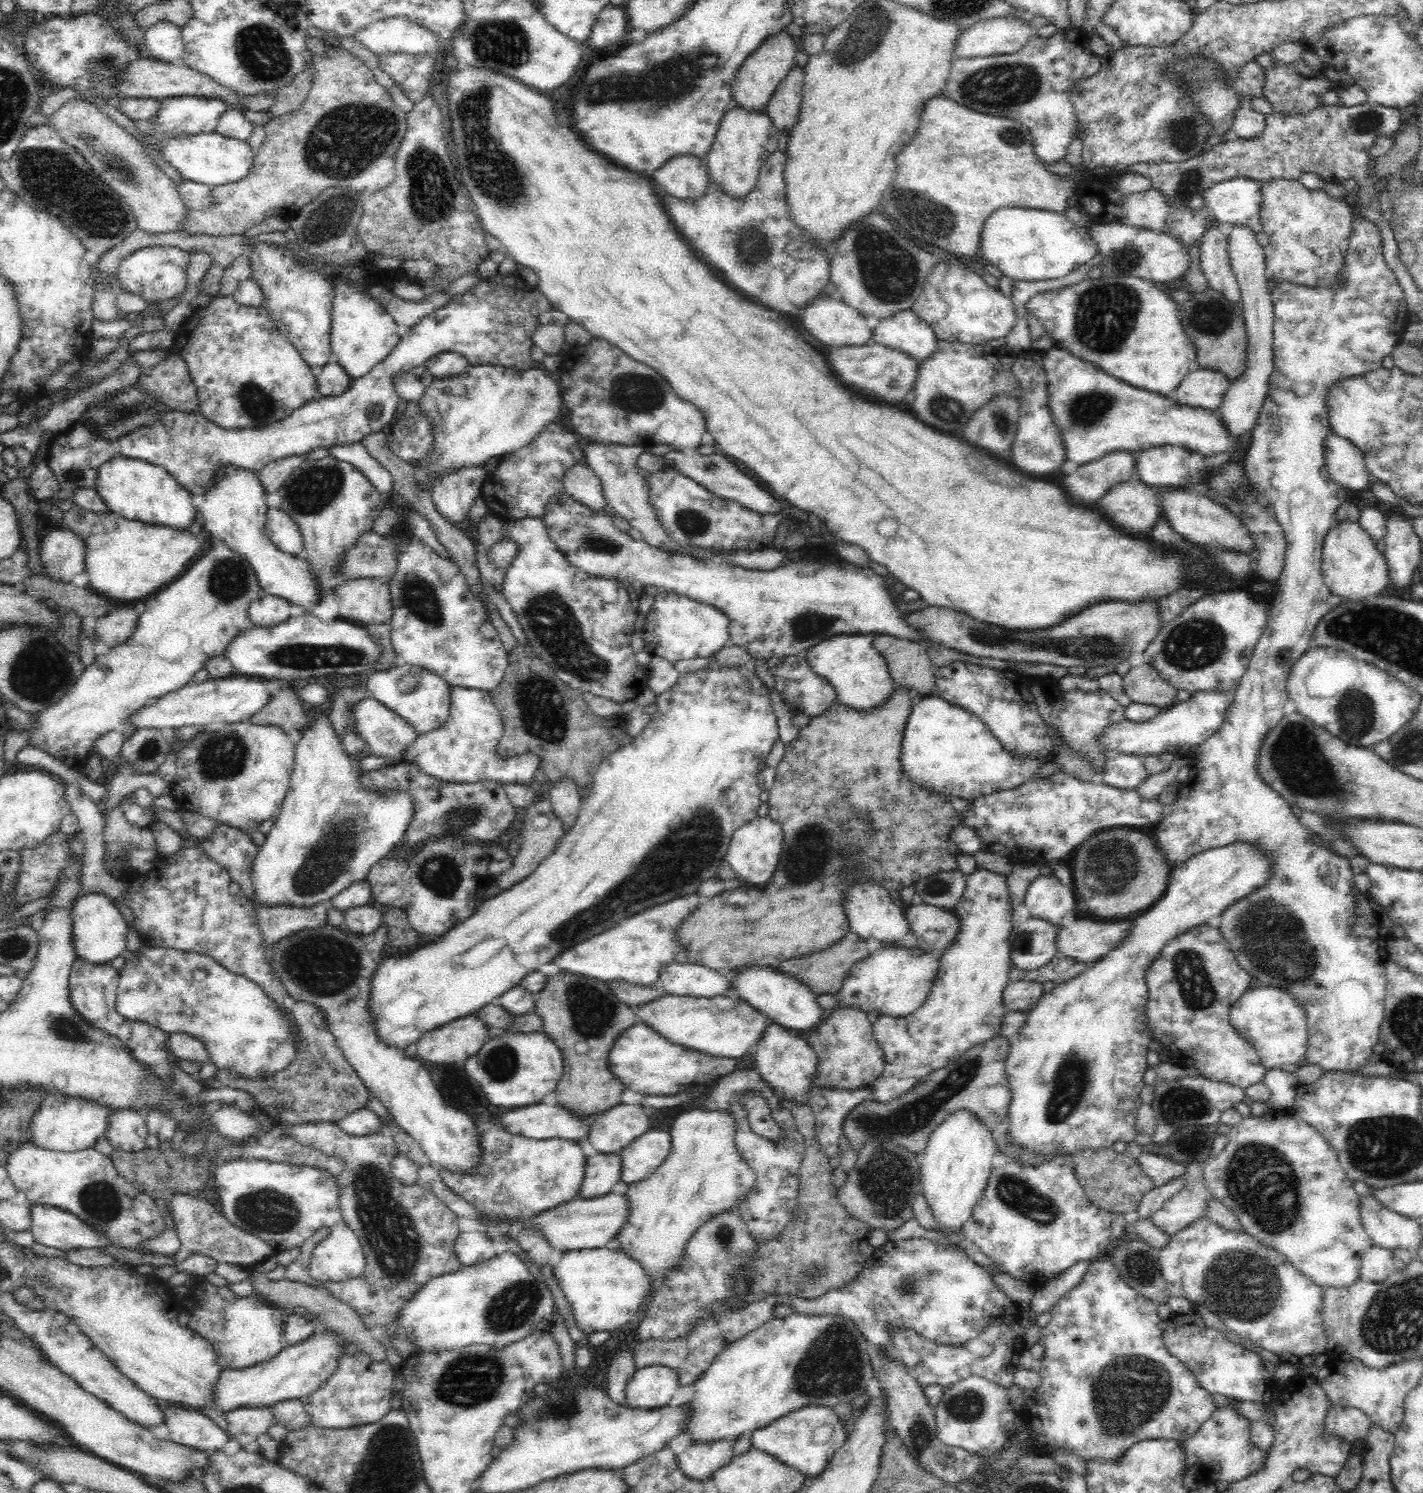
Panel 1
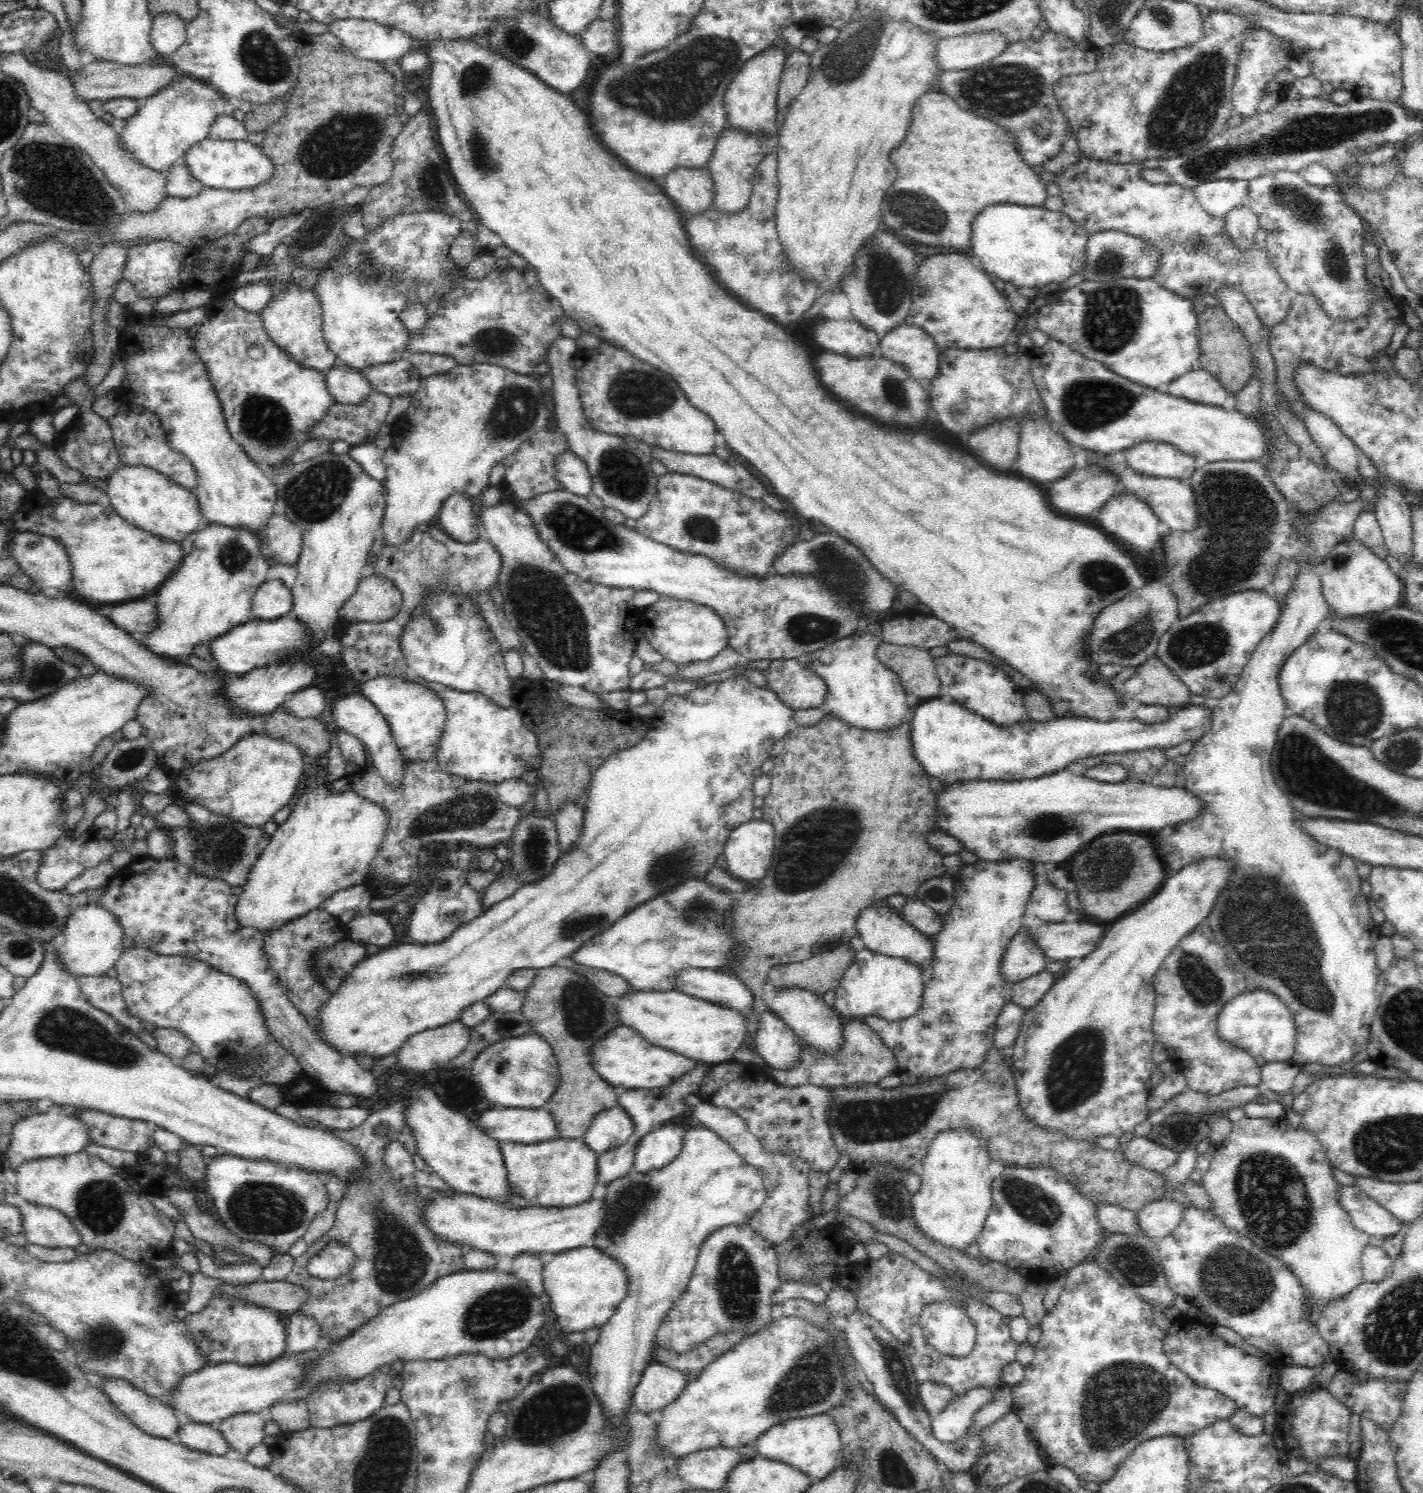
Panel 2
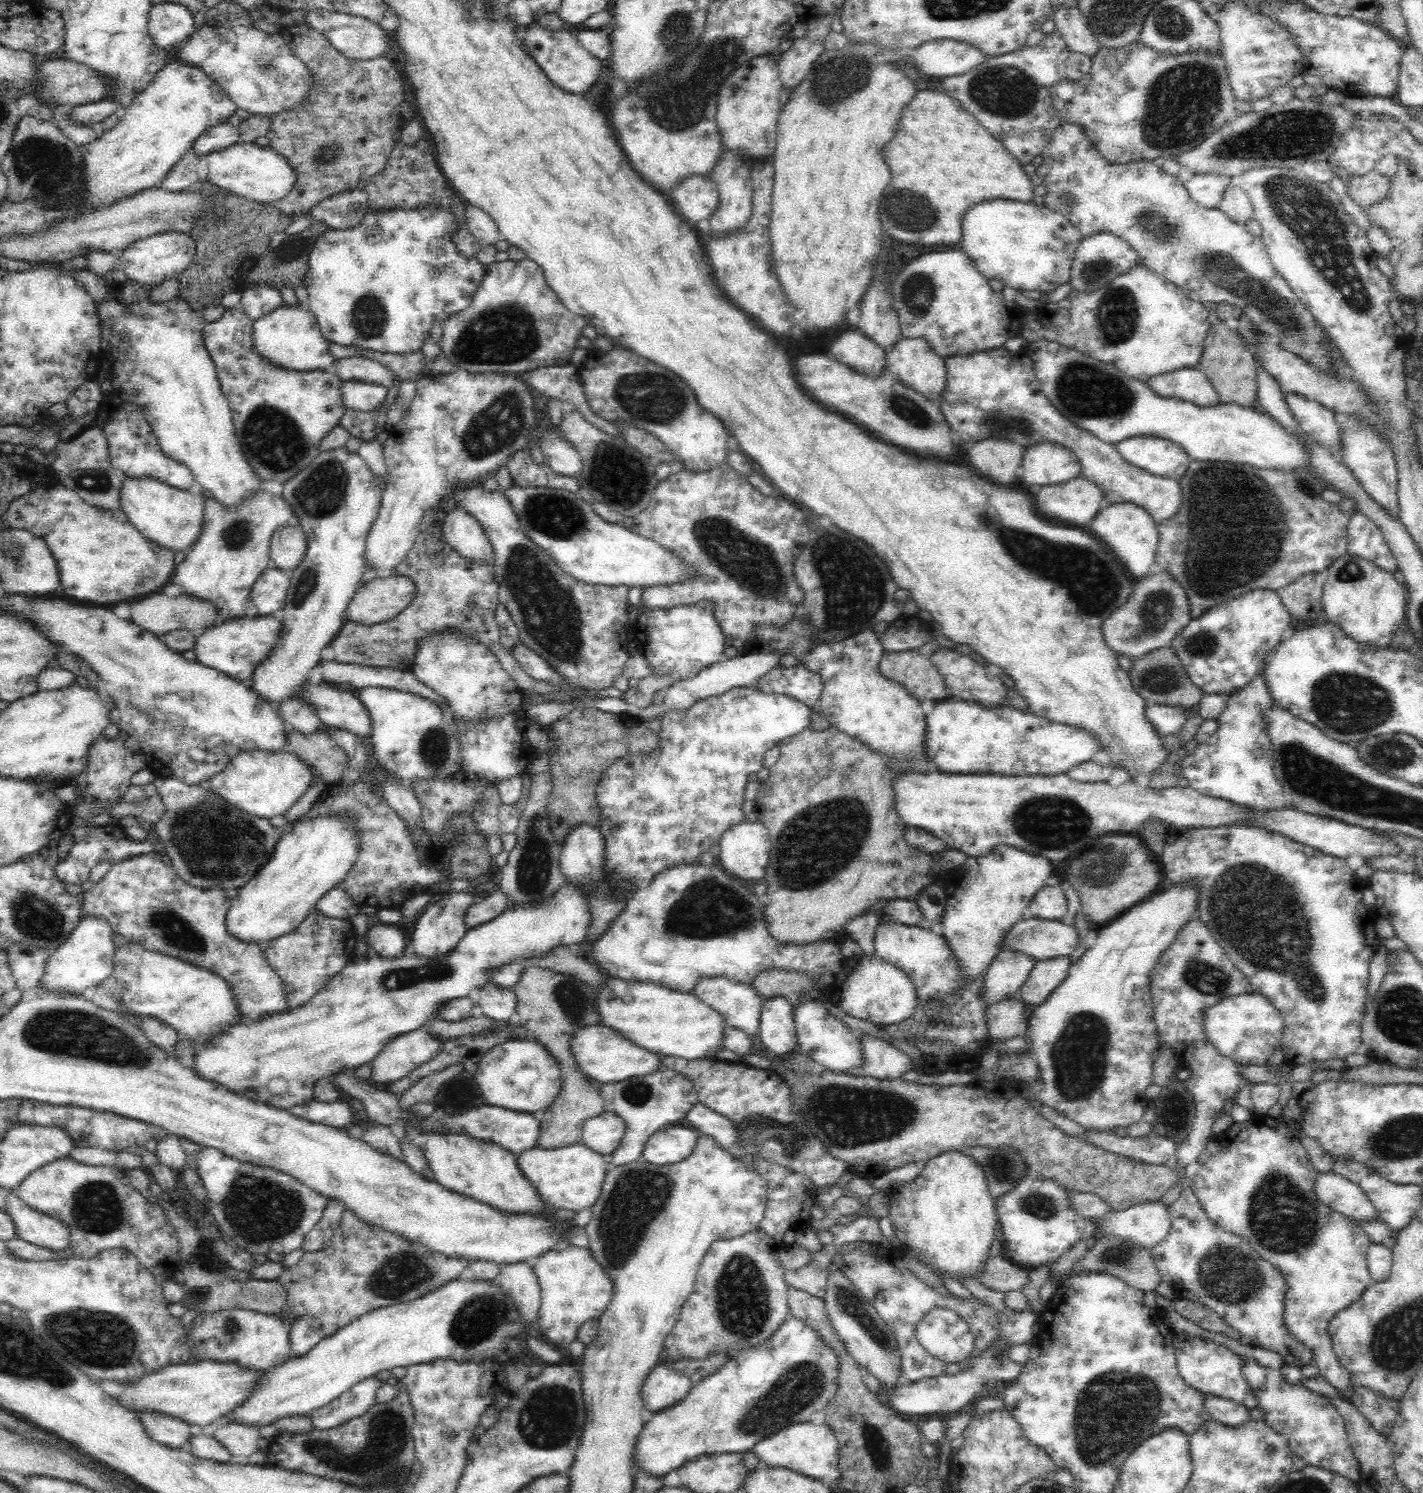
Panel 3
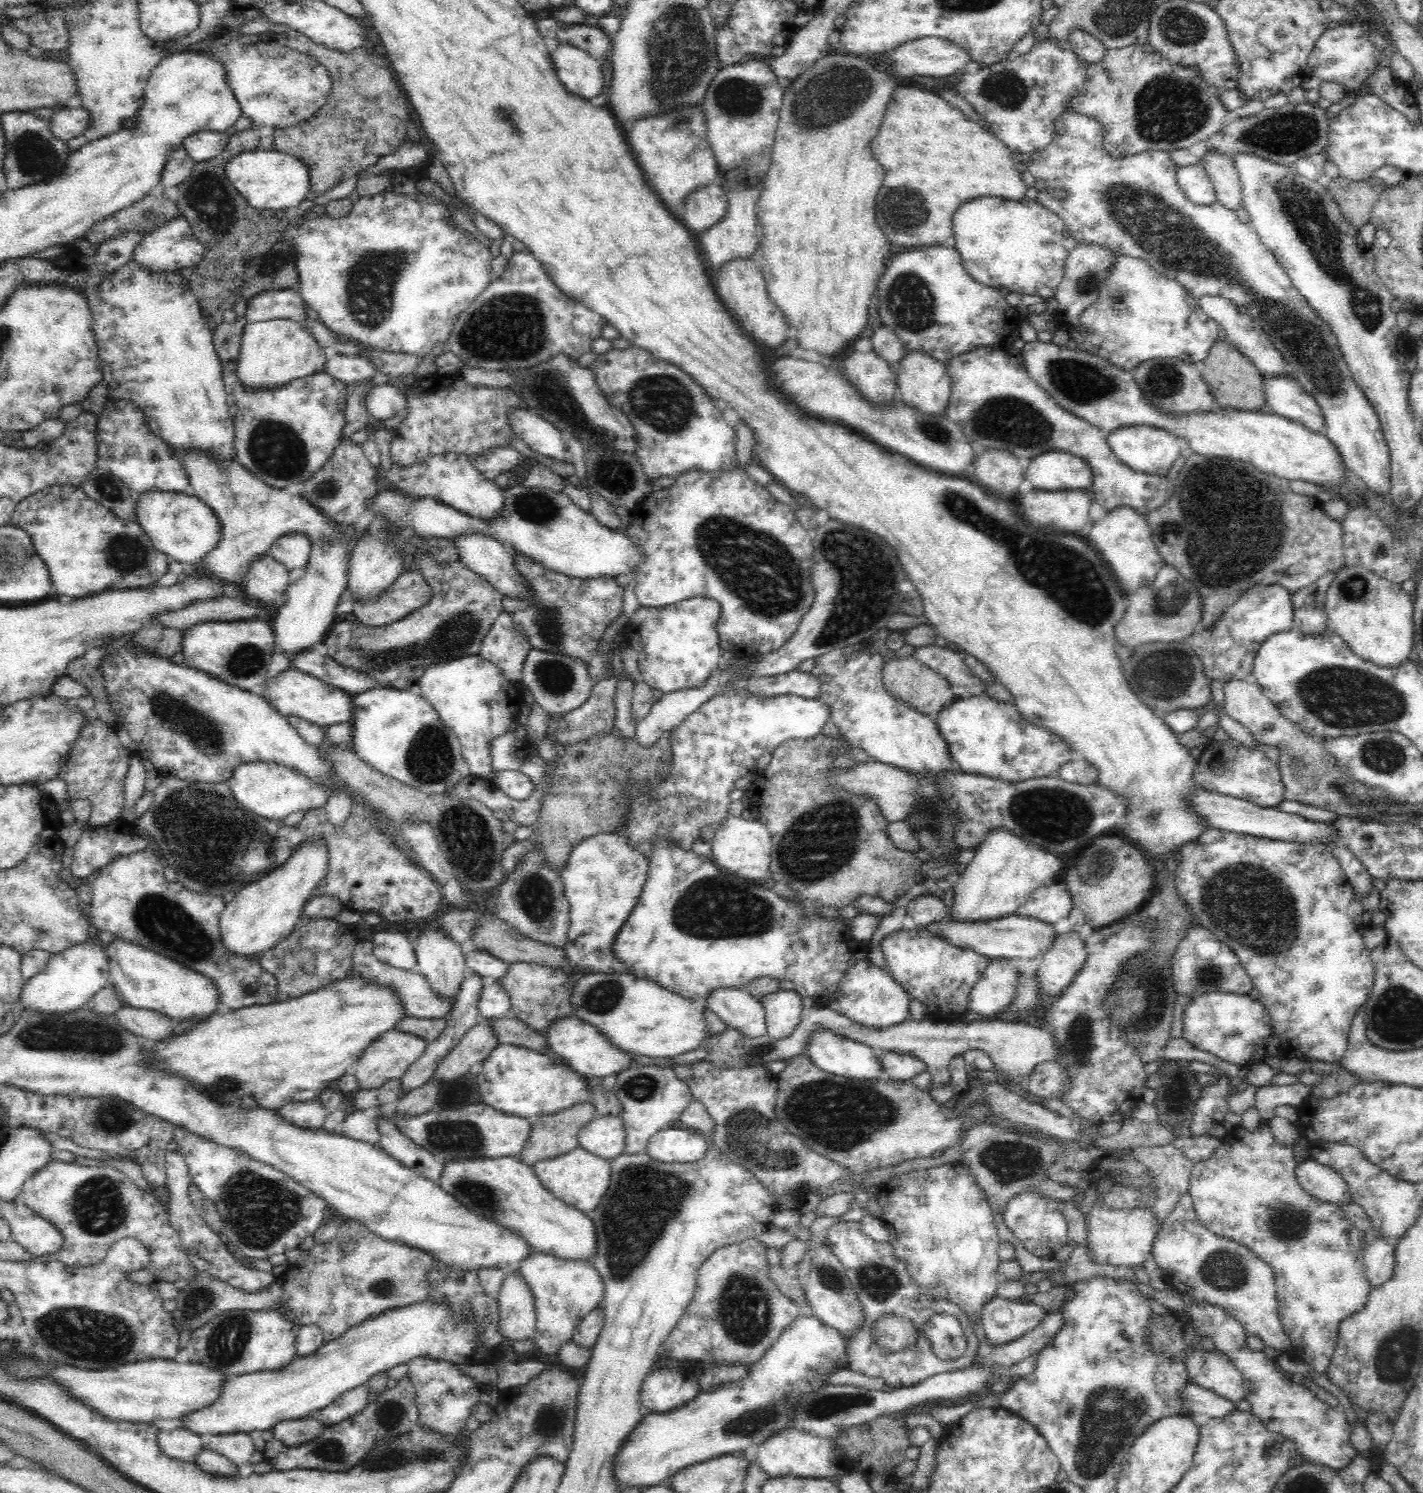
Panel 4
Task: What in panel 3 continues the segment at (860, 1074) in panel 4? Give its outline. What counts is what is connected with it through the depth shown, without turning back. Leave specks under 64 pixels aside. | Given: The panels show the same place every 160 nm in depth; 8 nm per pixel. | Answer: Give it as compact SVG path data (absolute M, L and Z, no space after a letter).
M818 1002L795 1003L795 1023L797 1030L796 1051L802 1053L814 1065L819 1065L835 1073L846 1073L850 1069L864 1066L864 1054L858 1034L852 1032L842 1021L829 1014Z

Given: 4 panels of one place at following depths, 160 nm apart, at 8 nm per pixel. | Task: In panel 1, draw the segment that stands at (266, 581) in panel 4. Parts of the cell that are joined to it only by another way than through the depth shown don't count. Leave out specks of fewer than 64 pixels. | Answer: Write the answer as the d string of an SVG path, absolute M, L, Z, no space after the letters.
M263 593L249 606L249 619L253 626L276 626L290 618L290 602L275 594Z

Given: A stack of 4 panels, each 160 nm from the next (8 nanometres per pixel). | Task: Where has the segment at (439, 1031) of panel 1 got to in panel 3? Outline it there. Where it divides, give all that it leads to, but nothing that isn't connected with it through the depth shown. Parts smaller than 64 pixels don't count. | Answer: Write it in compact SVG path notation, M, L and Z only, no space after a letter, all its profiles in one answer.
M424 1027L399 1034L382 1046L382 1050L370 1062L372 1070L368 1078L371 1084L390 1084L408 1076L416 1067L429 1062L438 1054L442 1044Z

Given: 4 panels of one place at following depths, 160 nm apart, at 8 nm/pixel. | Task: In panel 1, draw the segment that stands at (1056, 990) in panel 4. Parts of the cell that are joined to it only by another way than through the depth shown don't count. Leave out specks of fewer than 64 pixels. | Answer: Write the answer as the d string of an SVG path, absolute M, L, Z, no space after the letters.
M1013 979L1005 986L1003 992L1003 1005L1006 1011L1027 1012L1045 994L1042 982L1032 980Z

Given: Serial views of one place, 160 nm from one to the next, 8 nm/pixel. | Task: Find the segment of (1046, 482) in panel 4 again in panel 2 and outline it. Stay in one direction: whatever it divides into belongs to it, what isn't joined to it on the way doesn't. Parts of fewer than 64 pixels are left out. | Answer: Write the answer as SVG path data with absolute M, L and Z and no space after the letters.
M1026 417L1021 422L1019 453L1016 457L1016 470L1036 482L1056 482L1068 476L1074 468L1076 450L1050 423L1040 417Z

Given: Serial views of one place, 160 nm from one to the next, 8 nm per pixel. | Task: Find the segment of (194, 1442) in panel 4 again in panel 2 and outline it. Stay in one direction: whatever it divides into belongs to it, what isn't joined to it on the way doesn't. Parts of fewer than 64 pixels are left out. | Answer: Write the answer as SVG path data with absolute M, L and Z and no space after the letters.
M104 1379L103 1391L116 1407L146 1434L178 1443L180 1424L161 1398L136 1390L131 1382L122 1379Z

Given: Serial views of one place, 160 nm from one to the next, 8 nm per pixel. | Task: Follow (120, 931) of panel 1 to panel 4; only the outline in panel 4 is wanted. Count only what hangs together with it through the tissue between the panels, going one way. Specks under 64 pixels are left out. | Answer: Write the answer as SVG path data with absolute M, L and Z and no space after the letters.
M93 935L87 943L51 955L46 968L25 981L17 1004L20 1004L22 1009L40 1015L72 1014L86 1008L87 1002L108 984L110 984L108 957L104 951L104 944Z

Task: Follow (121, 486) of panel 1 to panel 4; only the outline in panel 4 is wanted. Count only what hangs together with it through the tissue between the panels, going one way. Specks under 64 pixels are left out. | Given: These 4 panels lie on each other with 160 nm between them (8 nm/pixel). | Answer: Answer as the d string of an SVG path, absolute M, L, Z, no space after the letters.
M150 491L137 496L136 514L141 529L148 535L154 548L165 554L170 561L182 562L182 564L202 564L207 554L214 550L220 542L223 530L220 519L216 513L204 504L199 498L189 492L169 493Z

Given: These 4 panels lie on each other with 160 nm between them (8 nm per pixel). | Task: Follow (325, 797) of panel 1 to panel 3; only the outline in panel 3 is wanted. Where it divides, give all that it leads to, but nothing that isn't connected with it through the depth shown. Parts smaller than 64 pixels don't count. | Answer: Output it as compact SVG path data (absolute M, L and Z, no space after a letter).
M328 816L298 822L280 837L270 861L231 900L225 919L228 934L246 944L266 946L271 940L294 932L316 902L346 876L357 851L358 840L351 820Z

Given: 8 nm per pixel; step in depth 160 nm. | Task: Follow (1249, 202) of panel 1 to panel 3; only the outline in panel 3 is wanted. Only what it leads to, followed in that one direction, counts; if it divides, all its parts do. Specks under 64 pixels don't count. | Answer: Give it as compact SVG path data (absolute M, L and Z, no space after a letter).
M1214 172L1184 174L1183 179L1189 197L1198 206L1212 208L1218 208L1226 184L1230 182L1229 176Z

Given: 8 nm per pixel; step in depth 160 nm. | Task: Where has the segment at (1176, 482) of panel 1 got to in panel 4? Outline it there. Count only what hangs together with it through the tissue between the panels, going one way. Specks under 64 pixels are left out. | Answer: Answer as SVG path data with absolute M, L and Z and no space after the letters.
M1147 424L1120 426L1117 430L1107 434L1106 438L1112 454L1116 455L1117 459L1122 461L1127 467L1132 468L1132 470L1146 474L1166 476L1168 468L1172 466L1172 462L1180 454L1178 437L1159 426L1148 426Z

